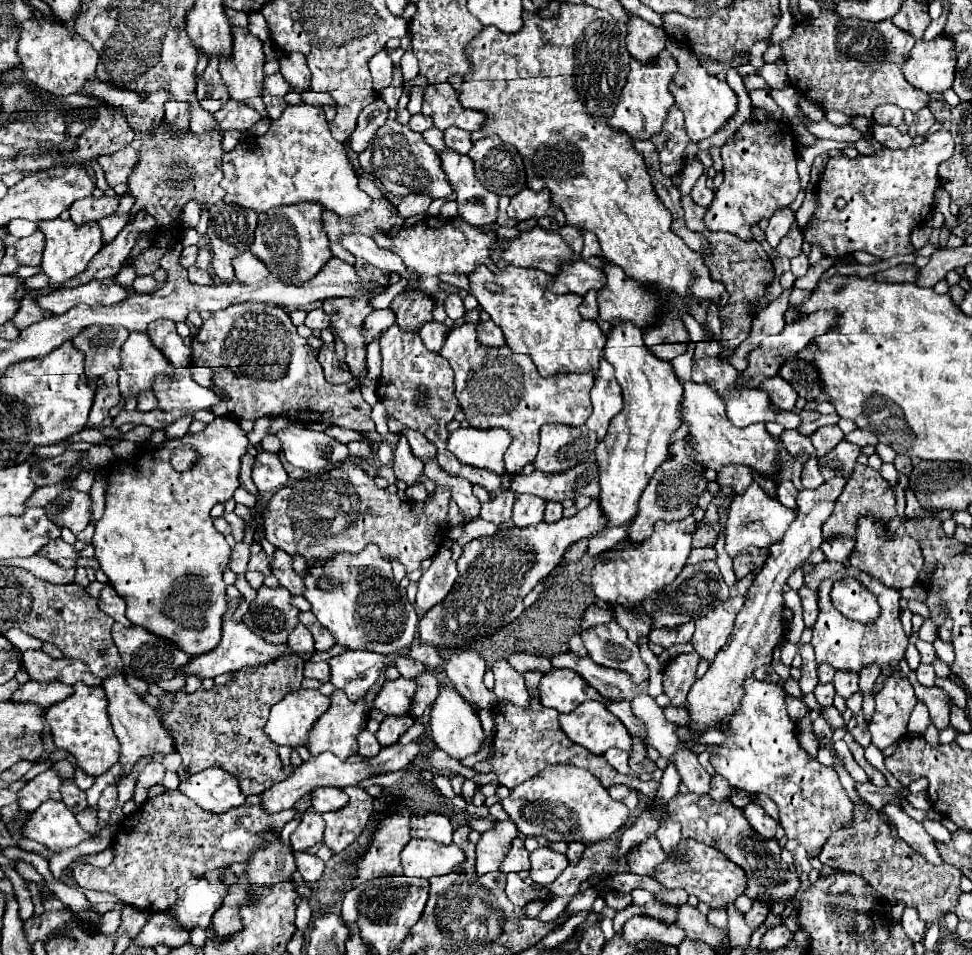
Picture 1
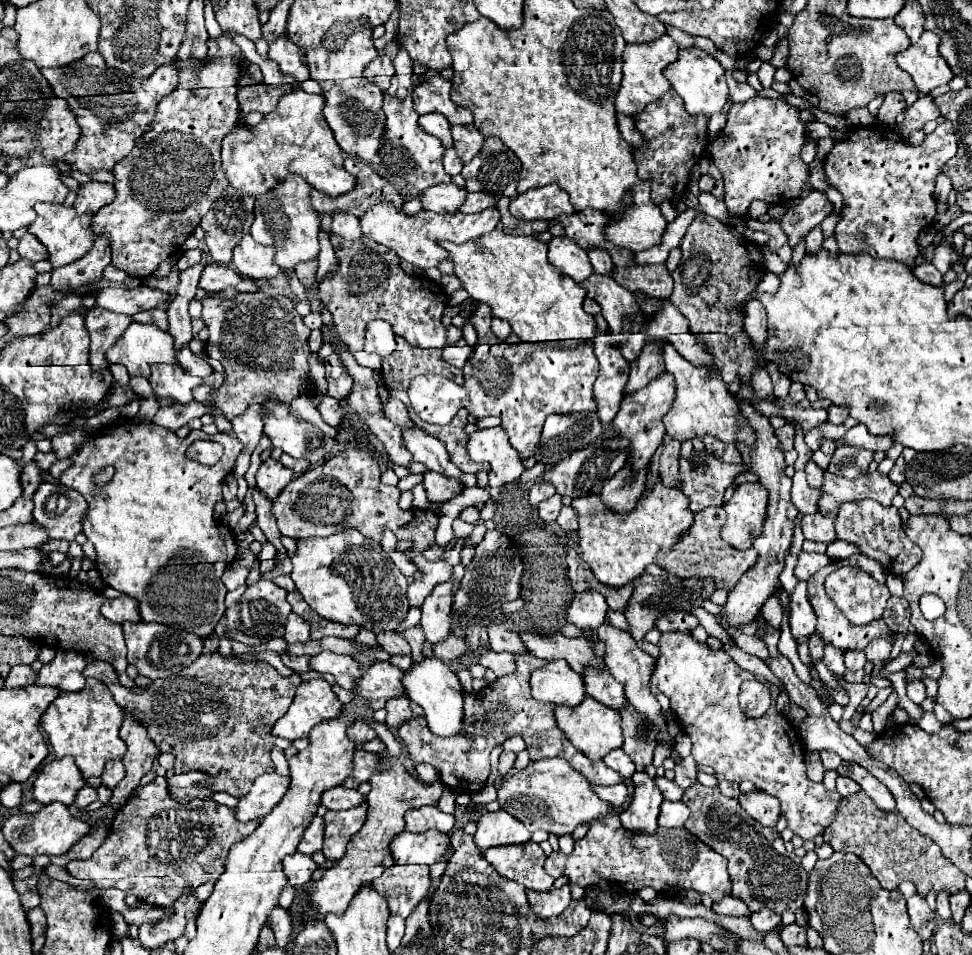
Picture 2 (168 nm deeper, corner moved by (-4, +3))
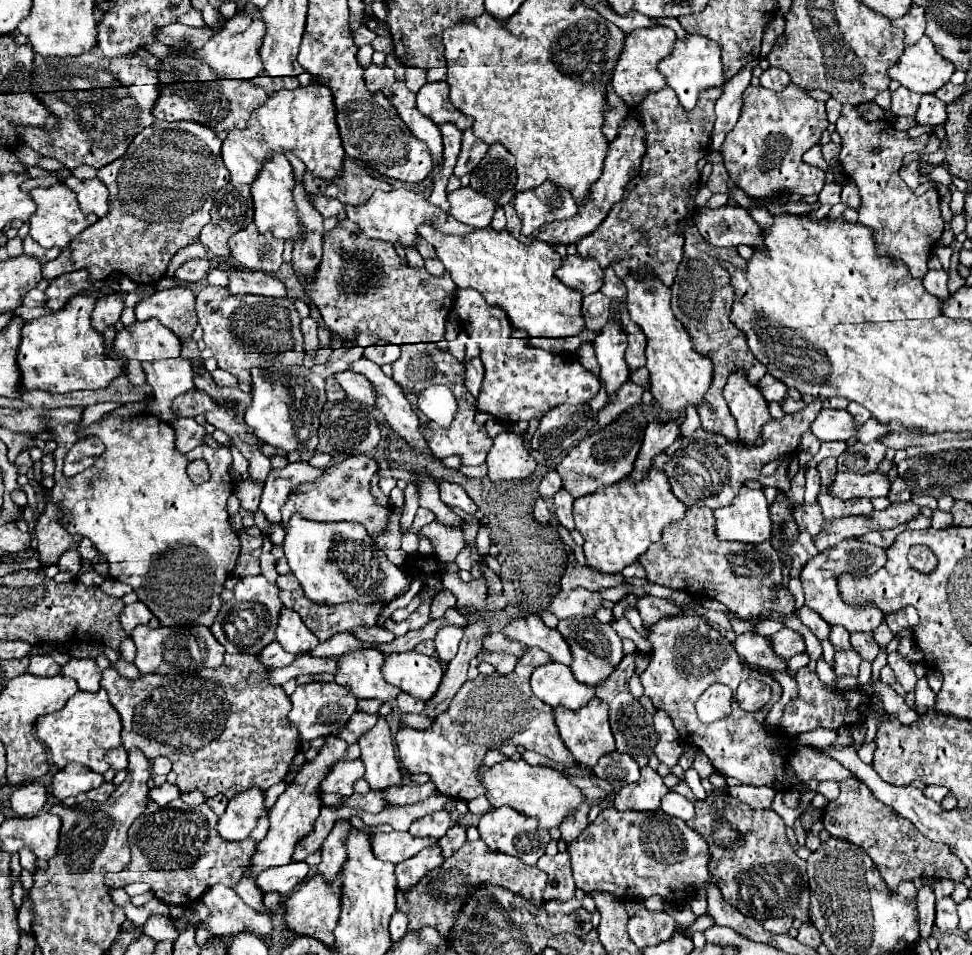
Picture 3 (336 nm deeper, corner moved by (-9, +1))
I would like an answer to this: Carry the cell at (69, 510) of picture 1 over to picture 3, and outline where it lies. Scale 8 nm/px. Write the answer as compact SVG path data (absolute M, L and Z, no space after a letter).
M47 498L47 510L37 520L37 554L41 568L57 564L61 554L79 546L77 536L71 536L59 522L59 508Z

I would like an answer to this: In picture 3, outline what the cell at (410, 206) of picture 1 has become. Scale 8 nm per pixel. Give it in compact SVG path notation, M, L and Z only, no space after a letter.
M459 188L451 192L447 198L451 204L449 214L455 220L469 224L473 228L487 228L497 210L497 202L485 198L483 194L477 194L471 188Z

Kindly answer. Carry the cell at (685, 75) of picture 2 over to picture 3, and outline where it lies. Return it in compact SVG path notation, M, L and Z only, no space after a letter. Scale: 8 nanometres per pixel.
M687 34L685 40L677 40L673 44L673 52L657 64L659 72L665 76L667 84L677 92L679 102L691 110L697 104L699 92L711 86L721 88L723 86L723 64L721 64L721 48L717 42L699 36L699 34Z

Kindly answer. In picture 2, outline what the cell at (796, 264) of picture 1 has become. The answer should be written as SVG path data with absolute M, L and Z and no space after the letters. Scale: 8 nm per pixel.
M820 226L812 228L810 234L808 234L806 240L804 240L804 244L806 244L806 252L808 252L808 254L816 254L816 252L822 248L822 242L824 242L824 236L822 236Z

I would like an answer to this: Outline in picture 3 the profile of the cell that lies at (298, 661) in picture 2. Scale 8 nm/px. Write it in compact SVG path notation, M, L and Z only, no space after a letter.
M271 642L269 646L265 646L265 650L261 650L261 652L257 654L257 658L259 658L259 662L261 662L263 666L281 668L281 666L291 664L295 656L289 654L289 652L285 652L277 642Z

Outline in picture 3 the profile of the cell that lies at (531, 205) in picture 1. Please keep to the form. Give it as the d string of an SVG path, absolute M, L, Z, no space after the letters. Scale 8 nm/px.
M547 180L533 190L519 192L515 196L515 210L523 220L523 234L531 236L547 222L573 218L577 214L577 204L569 190Z

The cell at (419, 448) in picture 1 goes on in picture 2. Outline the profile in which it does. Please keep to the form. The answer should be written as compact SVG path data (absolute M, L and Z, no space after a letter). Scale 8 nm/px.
M390 398L390 400L384 404L384 414L386 414L388 420L392 420L392 422L394 422L396 426L400 426L400 428L404 428L404 426L414 428L414 422L410 420L406 406L404 406L398 398Z

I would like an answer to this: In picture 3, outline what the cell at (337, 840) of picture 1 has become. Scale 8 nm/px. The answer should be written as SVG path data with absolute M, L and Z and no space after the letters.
M337 822L331 834L325 838L321 846L321 862L317 866L317 874L323 874L325 882L333 882L339 874L341 864L345 862L345 834L349 830L349 822Z

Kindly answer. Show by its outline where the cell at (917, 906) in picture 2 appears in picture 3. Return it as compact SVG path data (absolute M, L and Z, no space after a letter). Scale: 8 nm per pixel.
M931 886L919 888L917 910L919 910L919 932L923 938L929 938L933 930L933 920L935 920L935 894Z

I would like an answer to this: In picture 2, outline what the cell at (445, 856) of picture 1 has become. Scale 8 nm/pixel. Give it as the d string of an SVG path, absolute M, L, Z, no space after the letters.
M428 830L422 834L402 832L392 840L392 856L396 864L438 864L450 848L450 836Z

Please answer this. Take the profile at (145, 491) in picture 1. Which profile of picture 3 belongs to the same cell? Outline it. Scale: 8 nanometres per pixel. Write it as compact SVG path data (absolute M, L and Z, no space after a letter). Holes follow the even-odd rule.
M81 406L49 410L49 426L45 428L57 442L53 452L55 484L49 490L49 500L63 512L61 524L65 530L69 530L69 534L79 534L93 542L93 546L109 562L109 576L131 584L139 600L161 620L161 626L211 626L221 608L219 594L223 590L223 582L233 572L239 556L239 536L231 530L227 514L227 498L233 494L233 480L227 474L227 468L233 462L229 448L211 448L201 444L191 452L181 454L175 448L175 430L171 424L161 422L153 414L137 414L129 418L107 416L86 429L79 429L83 410L85 408ZM87 434L99 436L105 444L105 452L91 468L75 474L73 478L65 478L65 454L79 438ZM195 458L205 458L209 462L211 480L205 484L193 484L185 472L187 464Z

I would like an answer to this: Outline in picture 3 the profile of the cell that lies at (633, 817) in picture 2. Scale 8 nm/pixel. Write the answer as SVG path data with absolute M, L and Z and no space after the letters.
M649 766L641 768L641 778L629 786L623 786L613 800L617 810L657 810L661 796L667 792L663 778Z

